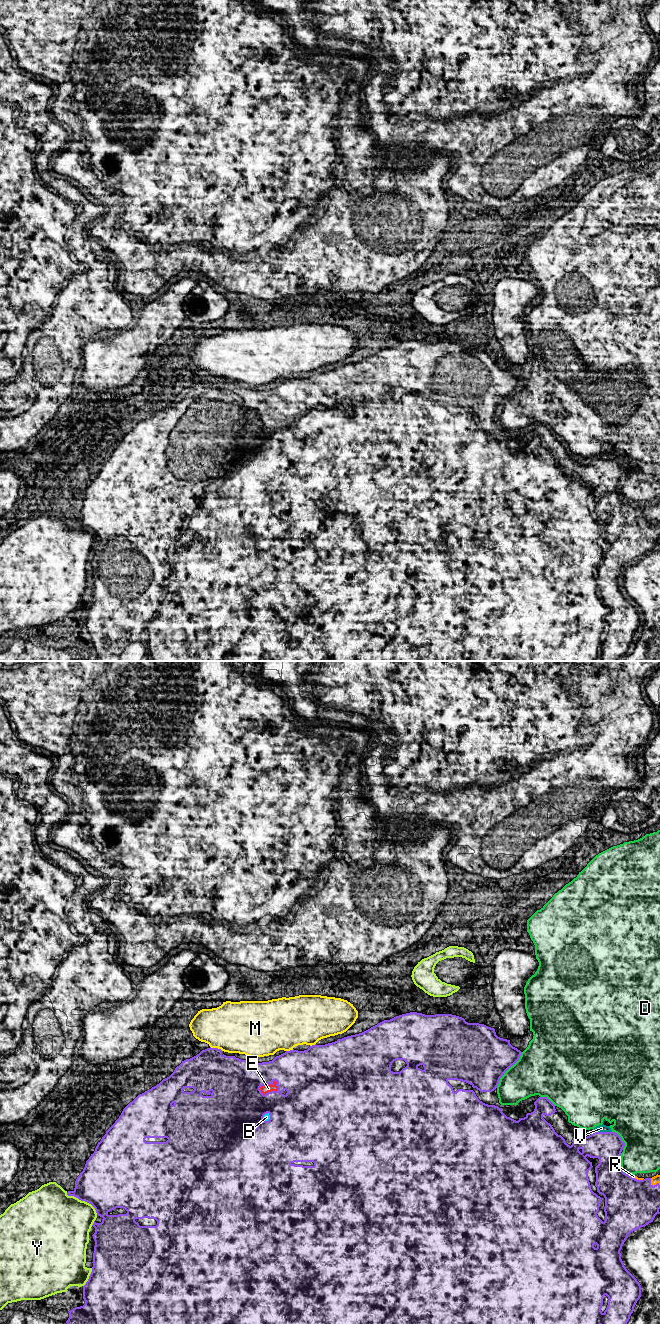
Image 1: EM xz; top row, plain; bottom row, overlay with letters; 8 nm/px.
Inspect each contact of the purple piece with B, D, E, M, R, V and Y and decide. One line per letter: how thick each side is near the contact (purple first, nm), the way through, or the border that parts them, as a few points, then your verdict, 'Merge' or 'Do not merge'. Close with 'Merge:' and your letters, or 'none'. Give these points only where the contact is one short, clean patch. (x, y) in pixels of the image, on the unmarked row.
B: Thickness 440 nm (purple) against 50 nm. Merge
D: Thickness 460 nm (purple) against 380 nm. Do not merge
E: Thickness 380 nm (purple) against 60 nm. Path across: xz (236, 411), (267, 412), (268, 416). Merge
M: Thickness 340 nm (purple) against 420 nm. Do not merge
R: Thickness 400 nm (purple) against 60 nm. Merge
V: Thickness 240 nm (purple) against 60 nm. Boundary: xz (594, 459), (611, 460). Do not merge
Y: Thickness 440 nm (purple) against 460 nm. Do not merge
Merge: B, E, R

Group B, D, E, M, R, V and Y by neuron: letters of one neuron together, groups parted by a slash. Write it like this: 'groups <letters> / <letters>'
groups B E R / D V / M / Y

